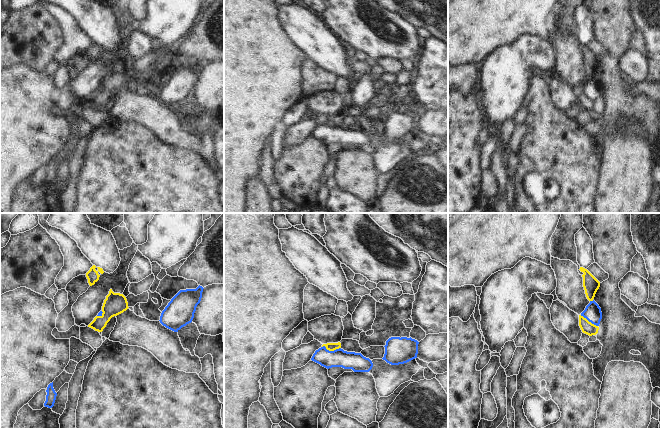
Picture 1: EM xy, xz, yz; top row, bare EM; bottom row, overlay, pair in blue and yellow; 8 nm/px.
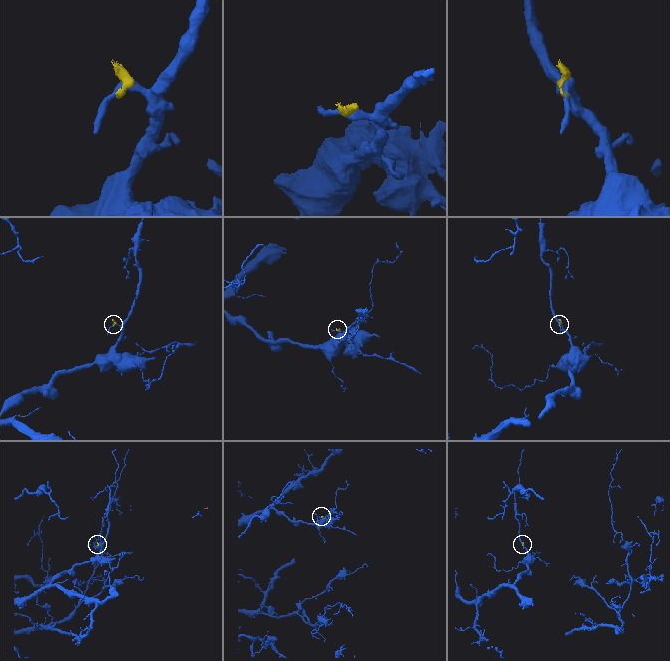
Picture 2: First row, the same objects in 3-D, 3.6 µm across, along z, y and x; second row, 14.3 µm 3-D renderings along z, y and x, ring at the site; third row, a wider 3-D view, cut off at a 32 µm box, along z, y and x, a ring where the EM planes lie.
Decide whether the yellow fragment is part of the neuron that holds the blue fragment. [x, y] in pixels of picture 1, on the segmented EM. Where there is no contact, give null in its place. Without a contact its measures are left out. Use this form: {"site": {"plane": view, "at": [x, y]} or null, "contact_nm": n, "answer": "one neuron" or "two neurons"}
{"site": {"plane": "xz", "at": [331, 351]}, "contact_nm": 150, "answer": "two neurons"}

